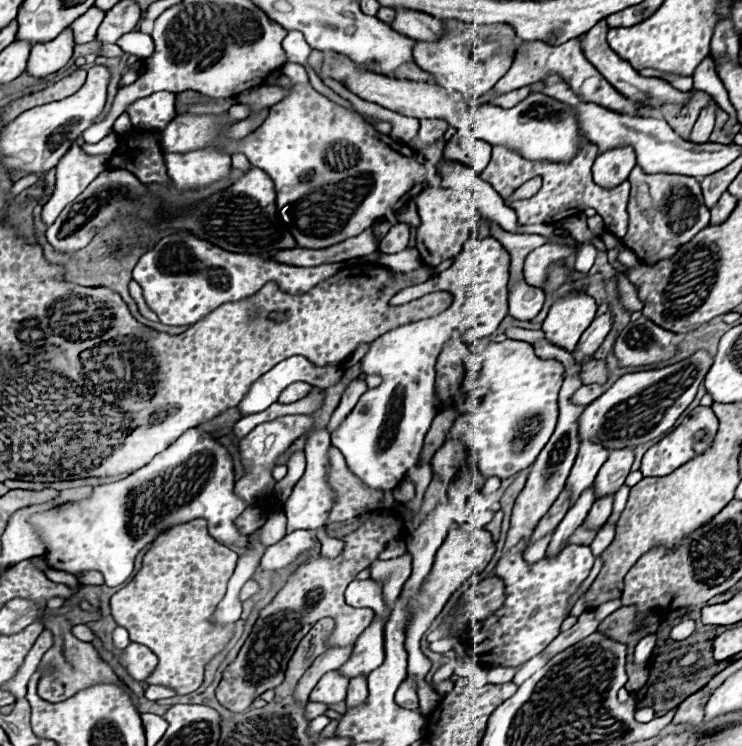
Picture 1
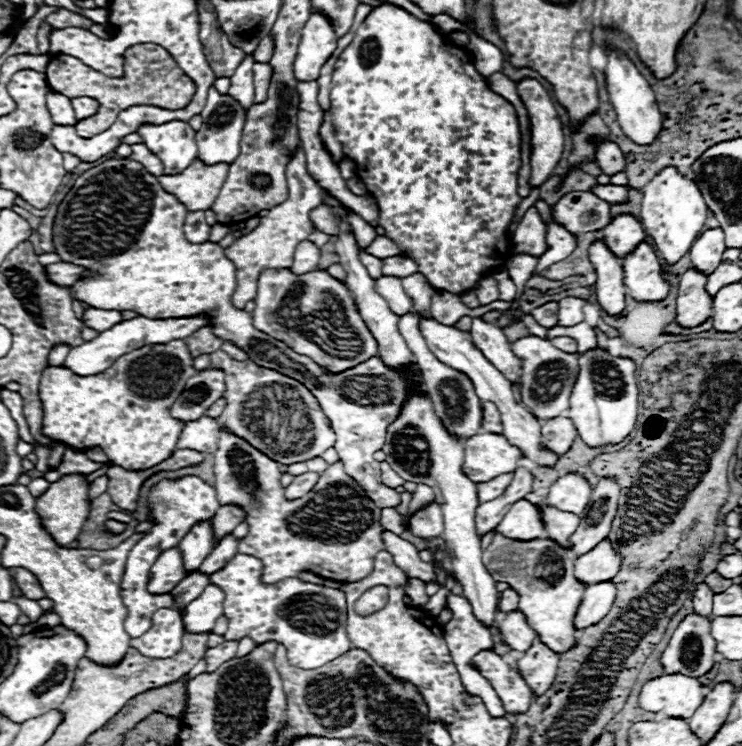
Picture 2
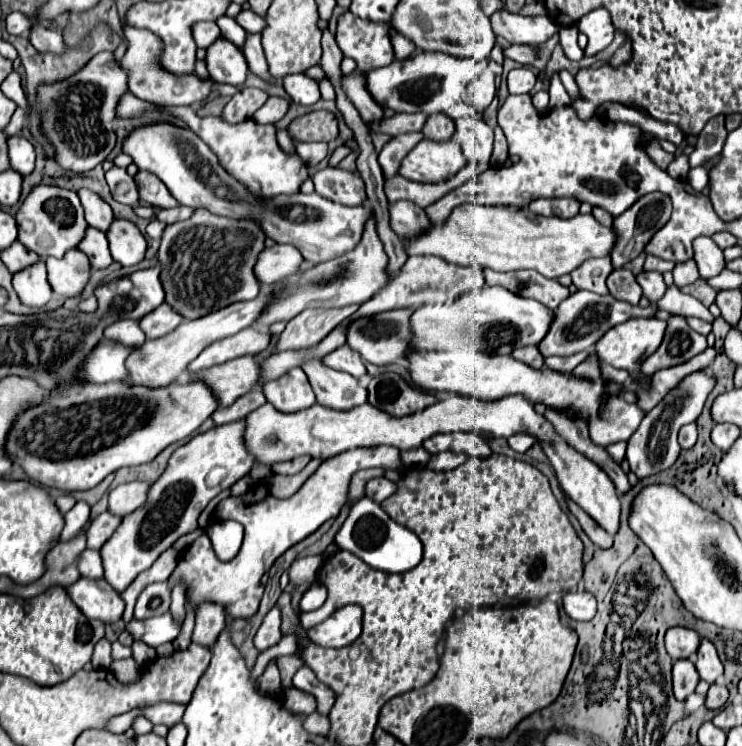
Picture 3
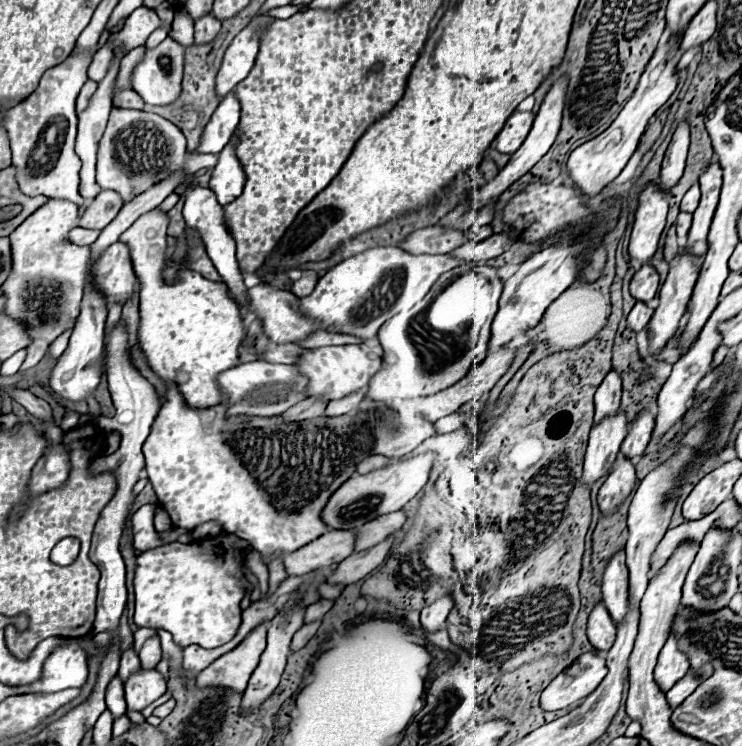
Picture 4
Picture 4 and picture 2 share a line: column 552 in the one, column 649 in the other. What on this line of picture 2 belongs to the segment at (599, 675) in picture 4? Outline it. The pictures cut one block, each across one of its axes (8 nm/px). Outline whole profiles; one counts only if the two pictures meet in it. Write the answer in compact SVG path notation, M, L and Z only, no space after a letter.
M662 674L642 686L638 702L648 712L690 718L702 704L708 690L710 688L702 686L698 678L684 674Z

